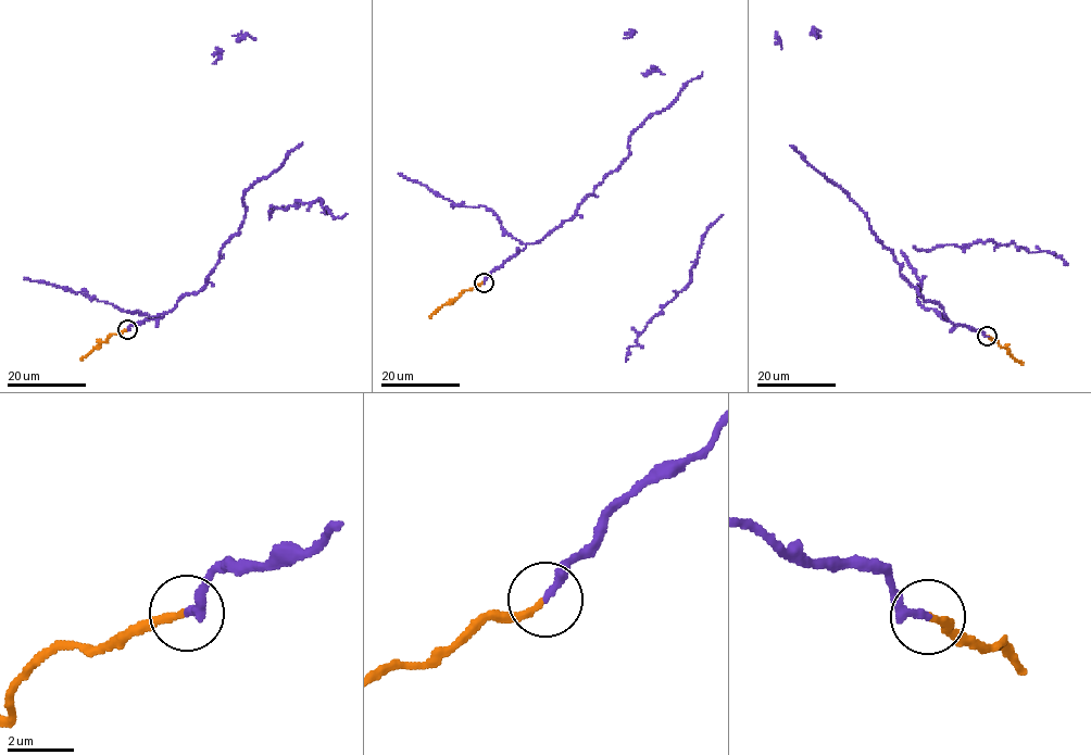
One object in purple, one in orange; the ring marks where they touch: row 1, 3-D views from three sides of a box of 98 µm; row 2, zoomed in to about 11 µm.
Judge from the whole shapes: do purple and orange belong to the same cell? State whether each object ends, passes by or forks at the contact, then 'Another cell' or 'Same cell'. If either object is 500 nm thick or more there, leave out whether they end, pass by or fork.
At the ring purple ends. At the ring orange ends. Another cell

